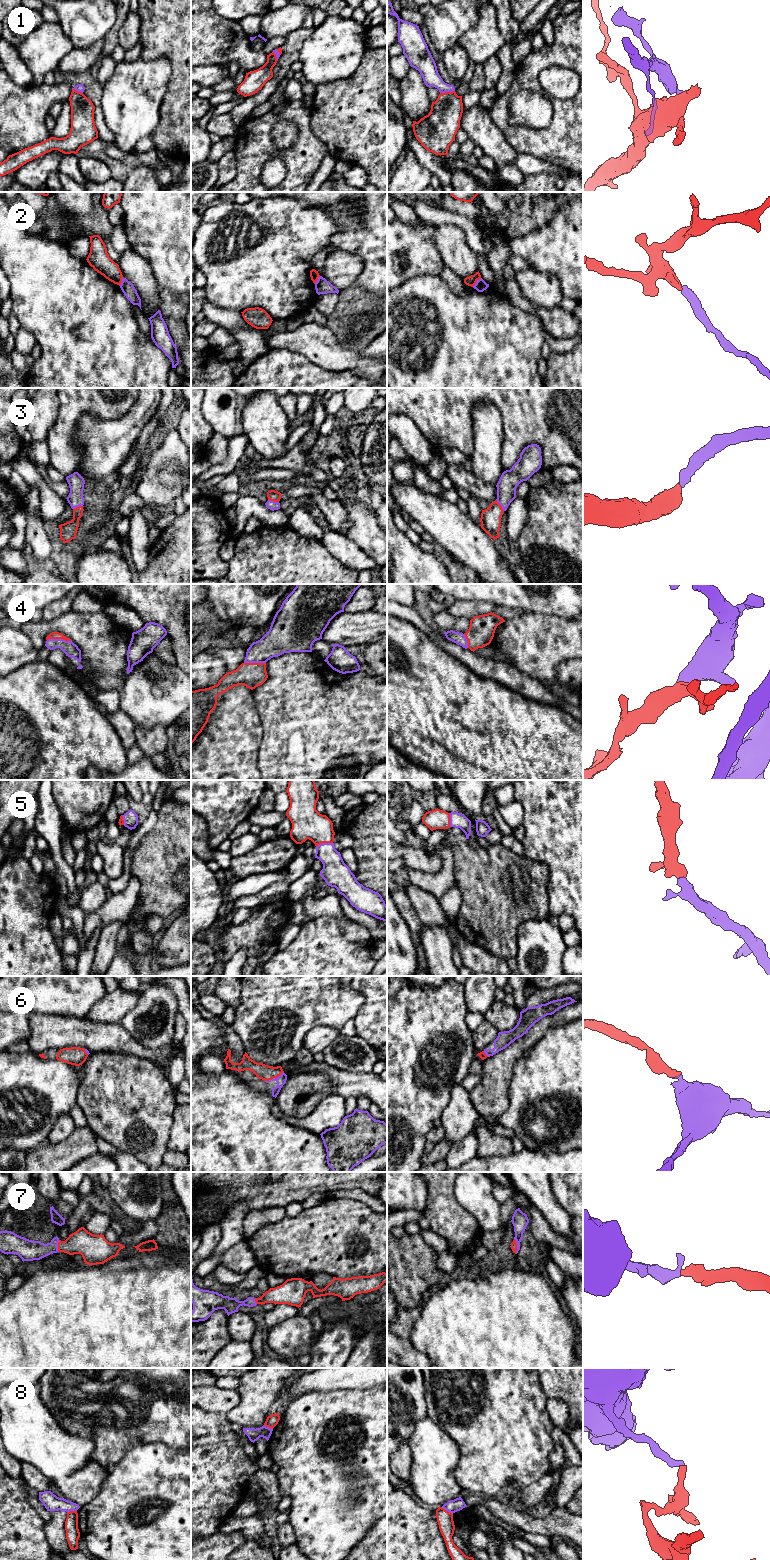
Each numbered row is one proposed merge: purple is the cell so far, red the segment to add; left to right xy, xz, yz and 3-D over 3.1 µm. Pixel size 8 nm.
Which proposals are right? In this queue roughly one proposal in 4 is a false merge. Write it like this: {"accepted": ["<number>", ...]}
{"accepted": ["3", "4", "5", "6", "7"]}

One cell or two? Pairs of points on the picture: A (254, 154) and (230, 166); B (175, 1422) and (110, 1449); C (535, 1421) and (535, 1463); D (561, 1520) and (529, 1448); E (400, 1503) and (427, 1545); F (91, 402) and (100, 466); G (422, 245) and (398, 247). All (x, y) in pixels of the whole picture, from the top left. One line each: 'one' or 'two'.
A: two
B: one
C: one
D: two
E: one
F: two
G: one

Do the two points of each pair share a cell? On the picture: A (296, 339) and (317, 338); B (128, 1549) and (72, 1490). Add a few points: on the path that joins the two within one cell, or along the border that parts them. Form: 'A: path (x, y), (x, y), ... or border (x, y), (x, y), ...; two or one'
A: path (301, 339), (312, 339); one
B: border (100, 1486), (99, 1492), (80, 1507); two

